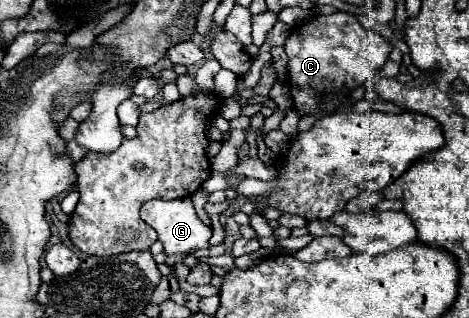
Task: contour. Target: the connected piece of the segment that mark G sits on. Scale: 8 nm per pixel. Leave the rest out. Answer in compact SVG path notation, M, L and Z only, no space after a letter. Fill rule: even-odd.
M178 198L178 200L148 200L140 208L140 216L146 224L150 224L158 232L158 240L164 244L166 256L172 254L188 254L194 250L206 250L210 248L212 228L206 226L194 210L194 204L190 198Z

